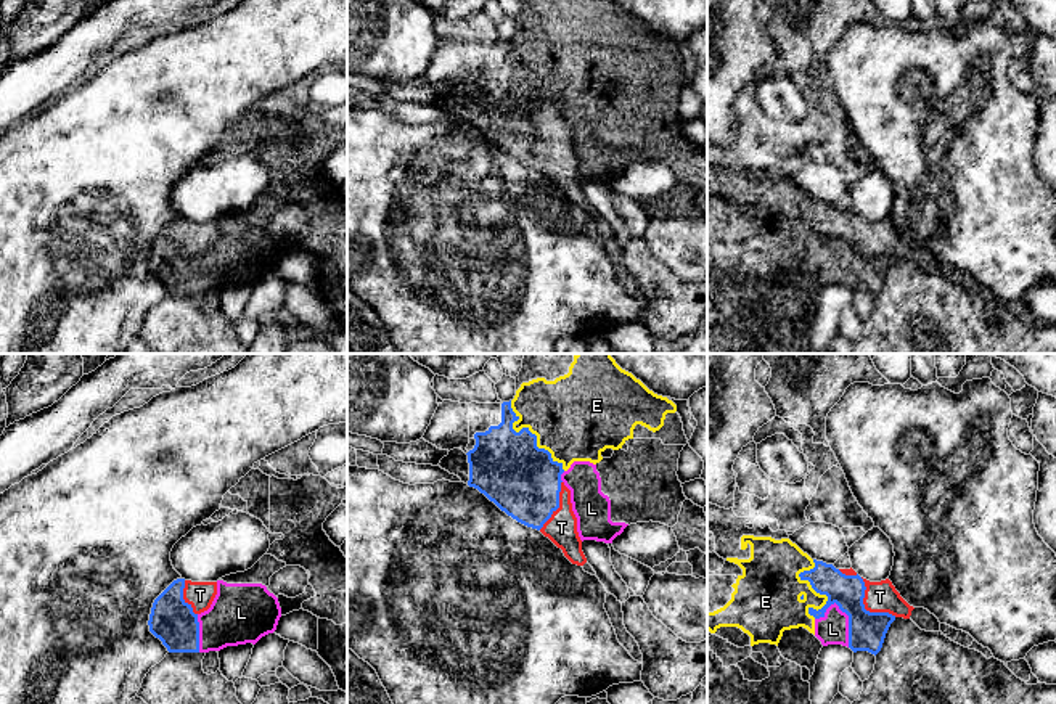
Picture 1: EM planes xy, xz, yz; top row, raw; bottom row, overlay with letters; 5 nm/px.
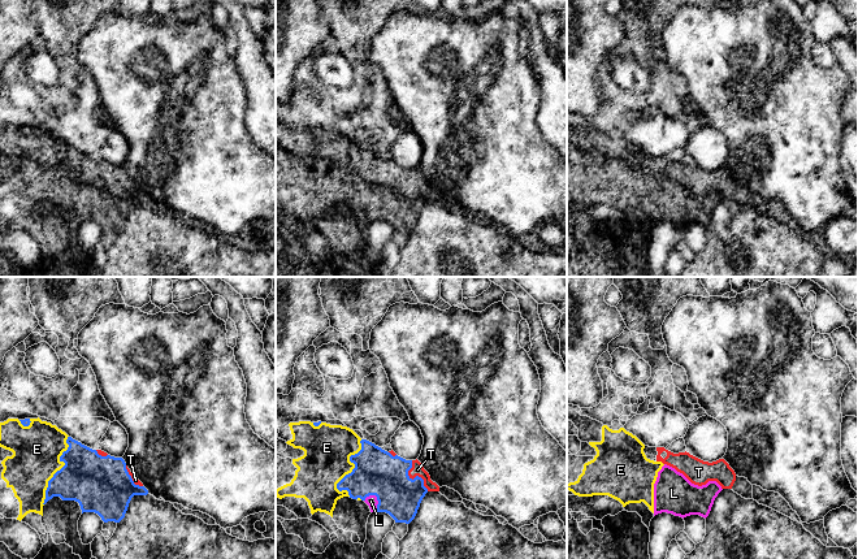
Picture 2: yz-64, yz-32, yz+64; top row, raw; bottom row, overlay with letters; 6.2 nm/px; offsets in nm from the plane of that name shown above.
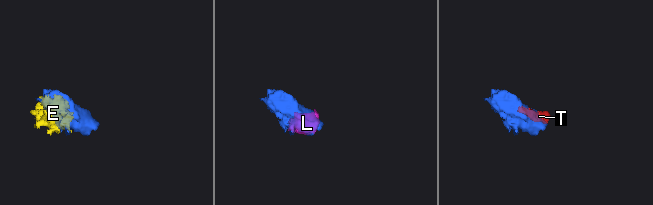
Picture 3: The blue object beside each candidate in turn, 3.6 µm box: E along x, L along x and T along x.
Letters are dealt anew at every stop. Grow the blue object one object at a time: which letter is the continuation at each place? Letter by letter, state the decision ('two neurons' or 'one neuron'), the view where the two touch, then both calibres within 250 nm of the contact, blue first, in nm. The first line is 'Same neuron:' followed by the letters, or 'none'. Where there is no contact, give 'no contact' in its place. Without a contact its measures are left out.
Same neuron: T
E: two neurons; contact in xz; calibres 360 and 440 nm
L: two neurons; contact in yz; calibres 190 and 160 nm
T: one neuron; contact in yz; calibres 190 and 160 nm

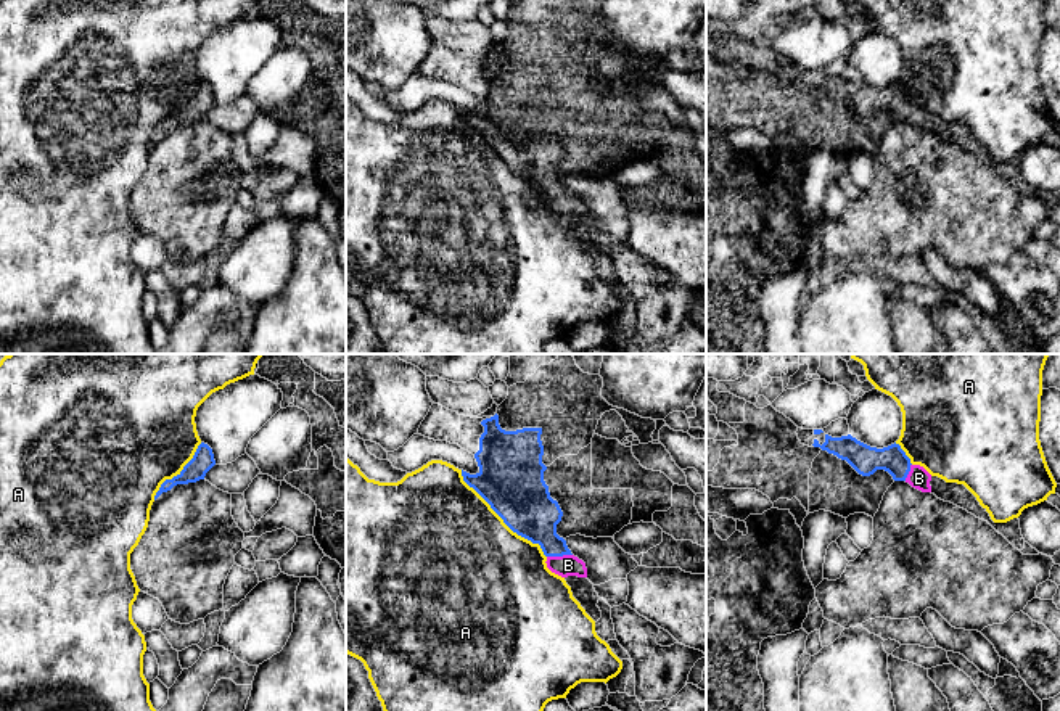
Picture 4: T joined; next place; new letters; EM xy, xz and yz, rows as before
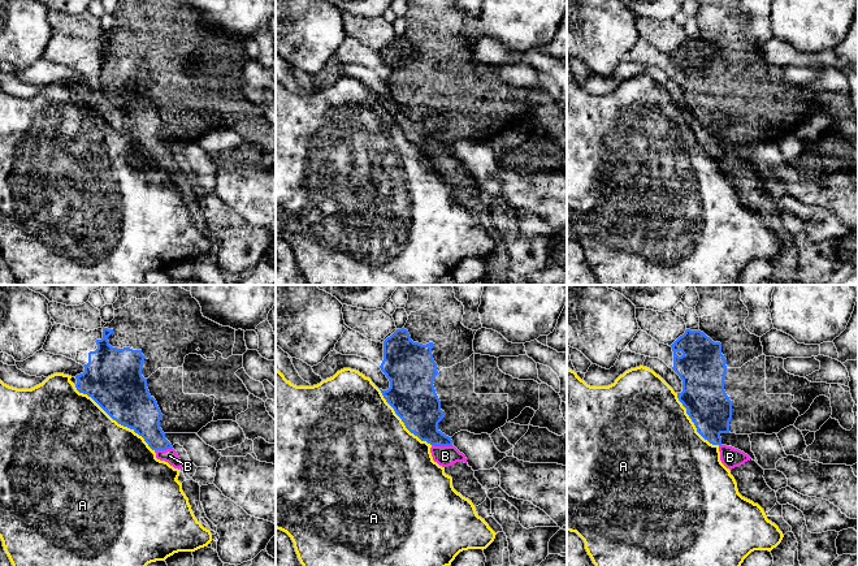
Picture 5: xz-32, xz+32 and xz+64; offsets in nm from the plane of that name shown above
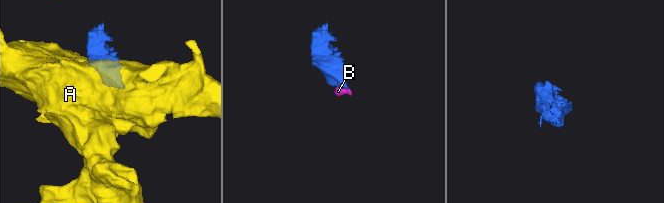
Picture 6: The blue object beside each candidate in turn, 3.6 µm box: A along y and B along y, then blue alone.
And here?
Same neuron: B
A: two neurons; contact in xz; calibres 320 and 500 nm
B: one neuron; contact in xz; calibres 240 and 110 nm

